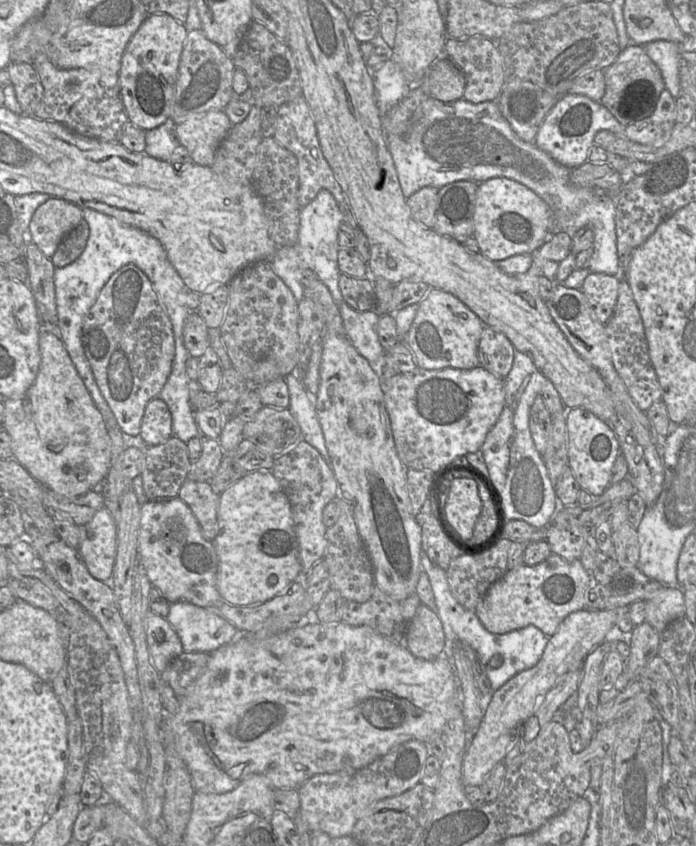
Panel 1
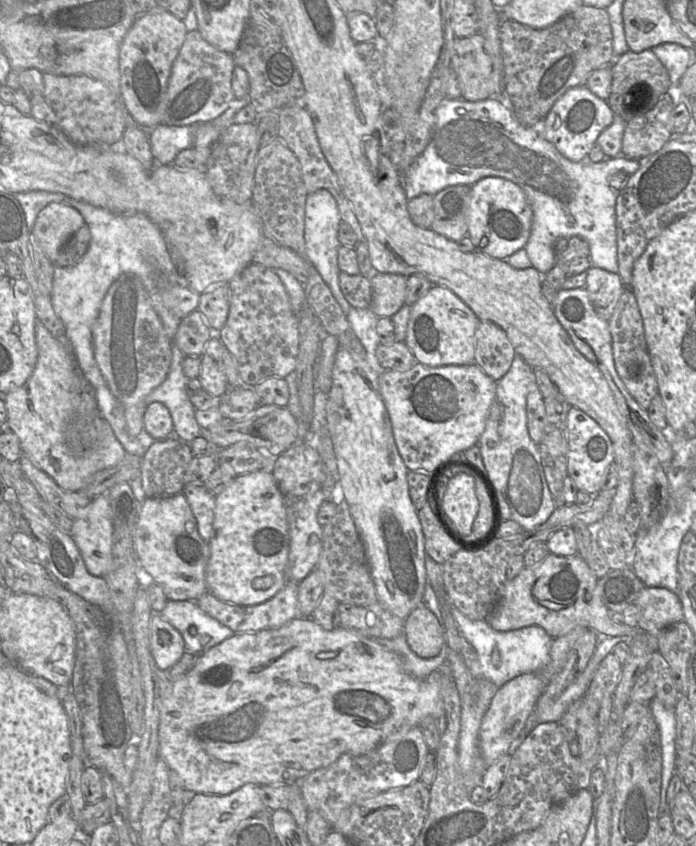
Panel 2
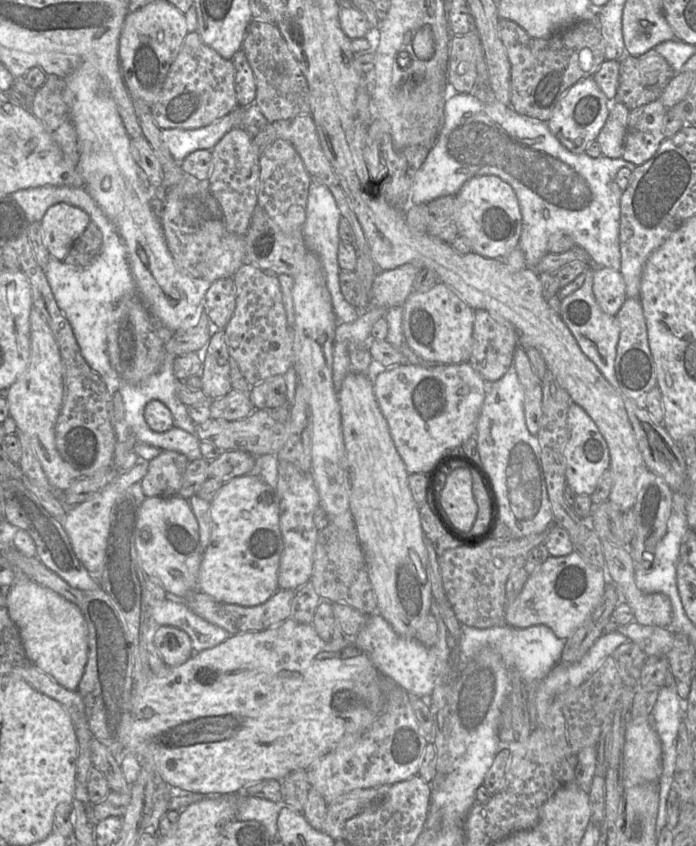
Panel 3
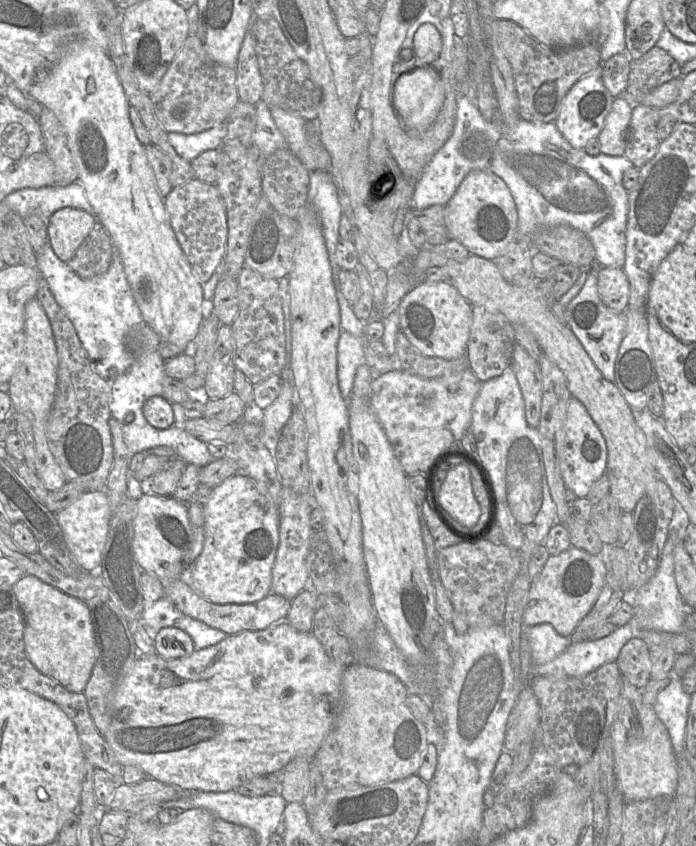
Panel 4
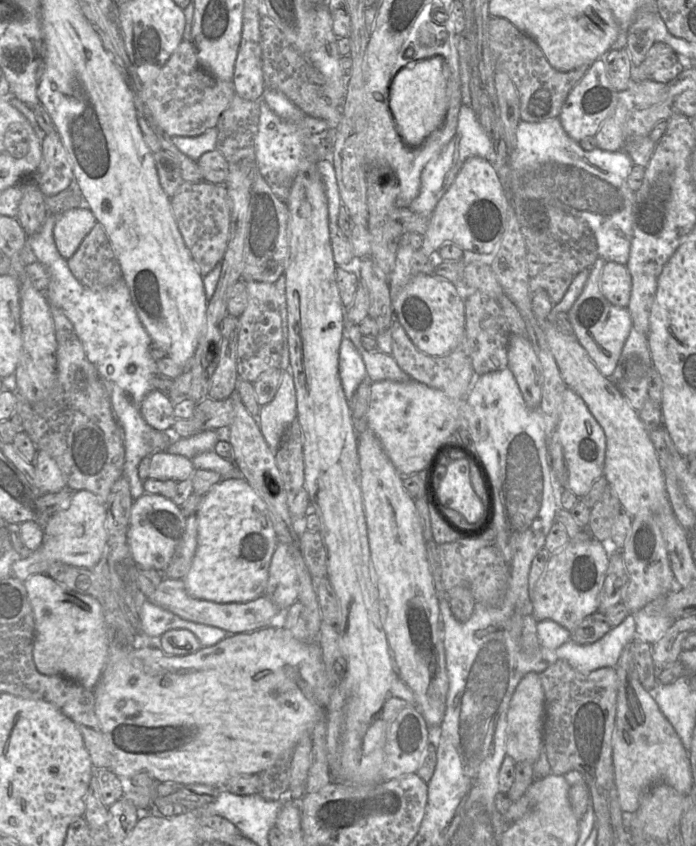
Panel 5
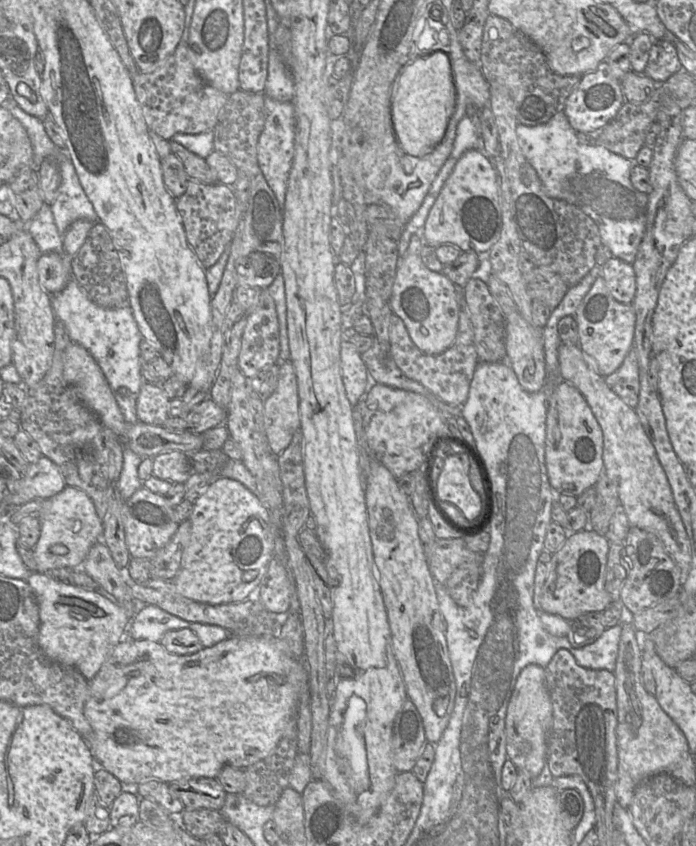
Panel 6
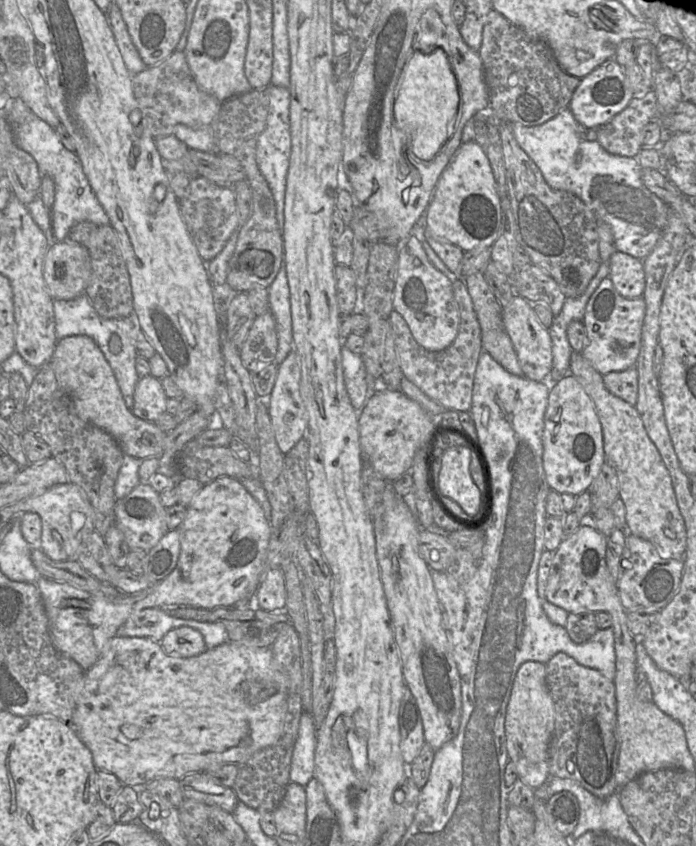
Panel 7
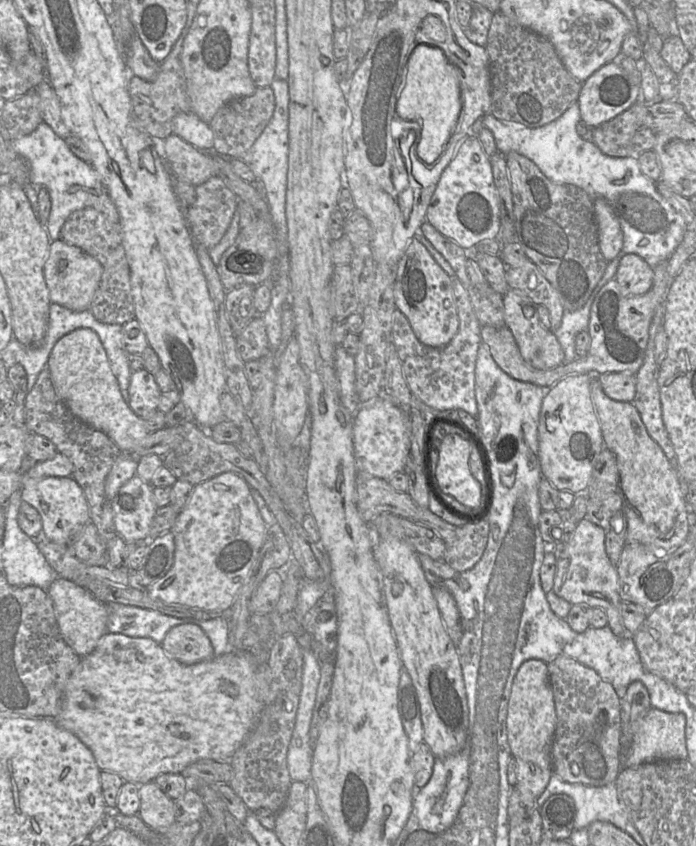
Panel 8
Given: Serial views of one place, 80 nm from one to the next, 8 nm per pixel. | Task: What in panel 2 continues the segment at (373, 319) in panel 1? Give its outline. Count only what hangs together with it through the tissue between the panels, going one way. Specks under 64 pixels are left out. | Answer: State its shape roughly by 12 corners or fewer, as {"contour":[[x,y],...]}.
{"contour":[[352,307],[346,318],[366,354],[380,344],[379,317]]}

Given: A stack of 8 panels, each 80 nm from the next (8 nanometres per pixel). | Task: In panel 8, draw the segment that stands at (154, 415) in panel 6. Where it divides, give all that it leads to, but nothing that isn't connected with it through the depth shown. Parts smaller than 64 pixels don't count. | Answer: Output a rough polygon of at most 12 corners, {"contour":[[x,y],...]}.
{"contour":[[132,372],[128,406],[138,417],[158,411],[162,395],[153,374]]}

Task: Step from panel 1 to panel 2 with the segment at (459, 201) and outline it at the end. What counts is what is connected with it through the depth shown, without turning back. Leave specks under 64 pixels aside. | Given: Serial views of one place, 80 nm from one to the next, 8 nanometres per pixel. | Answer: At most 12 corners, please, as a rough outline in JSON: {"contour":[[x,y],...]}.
{"contour":[[470,186],[433,196],[430,229],[454,242],[468,231]]}

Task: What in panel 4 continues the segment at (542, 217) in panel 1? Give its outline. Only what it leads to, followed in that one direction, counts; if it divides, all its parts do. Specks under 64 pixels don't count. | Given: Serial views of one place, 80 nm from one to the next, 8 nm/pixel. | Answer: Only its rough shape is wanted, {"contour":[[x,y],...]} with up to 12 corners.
{"contour":[[470,172],[445,205],[450,239],[500,256],[517,232],[512,195]]}

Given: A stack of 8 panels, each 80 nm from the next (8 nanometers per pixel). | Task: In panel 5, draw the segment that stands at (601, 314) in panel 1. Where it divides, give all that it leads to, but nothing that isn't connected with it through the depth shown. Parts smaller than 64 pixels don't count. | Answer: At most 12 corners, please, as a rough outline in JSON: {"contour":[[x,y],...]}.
{"contour":[[605,263],[600,289],[611,304],[627,308],[631,276],[625,265]]}

